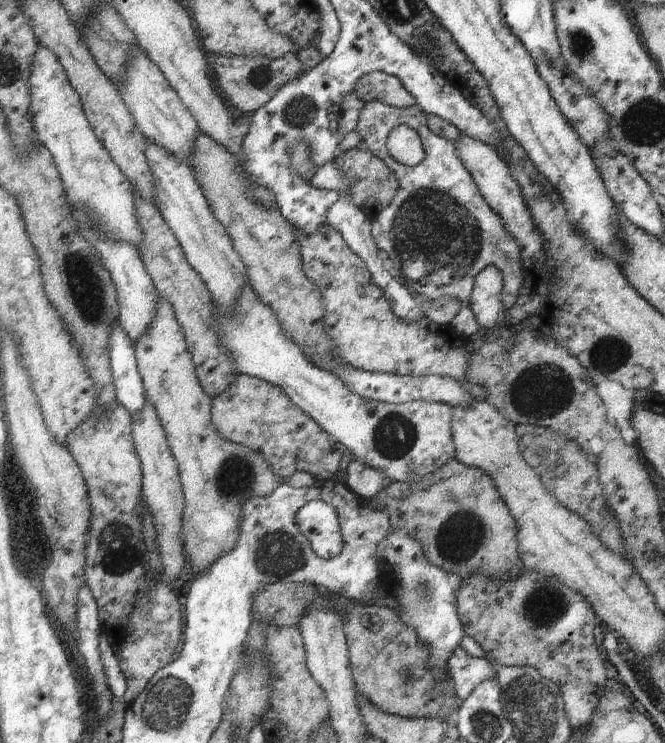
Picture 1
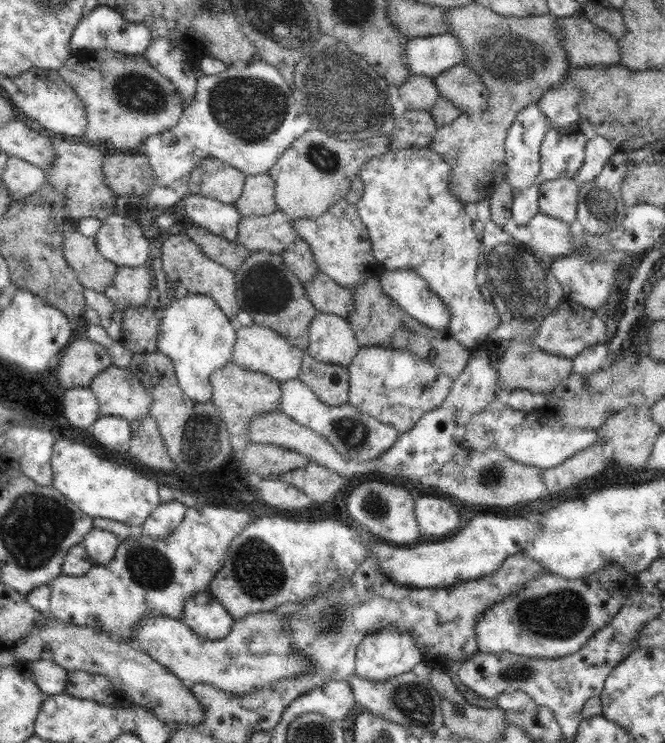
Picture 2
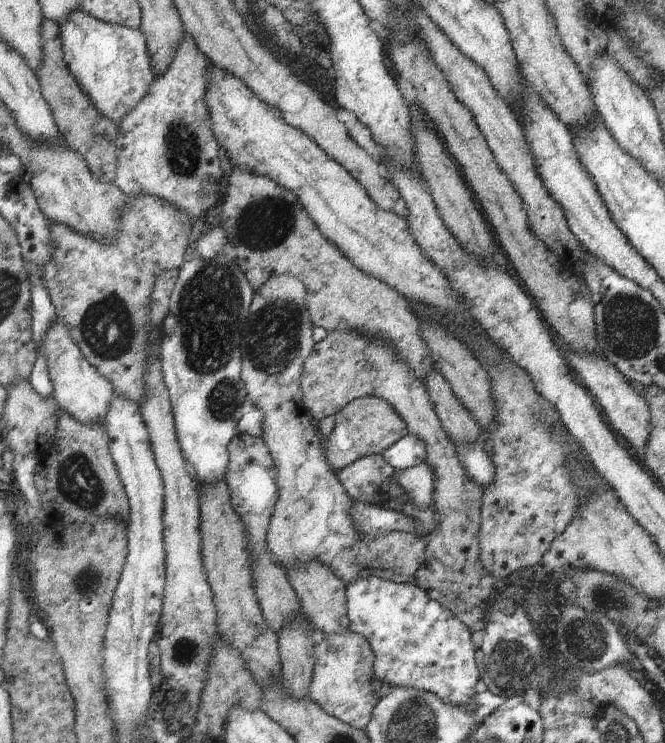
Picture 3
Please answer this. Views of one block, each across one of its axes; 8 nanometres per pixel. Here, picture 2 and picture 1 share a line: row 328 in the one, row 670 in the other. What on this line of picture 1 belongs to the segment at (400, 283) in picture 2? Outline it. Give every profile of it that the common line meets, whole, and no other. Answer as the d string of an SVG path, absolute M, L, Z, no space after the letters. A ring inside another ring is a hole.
M389 528L374 554L378 562L385 560L394 568L393 577L399 580L401 585L397 598L401 606L398 614L403 623L415 628L419 639L431 650L431 671L443 682L446 672L444 666L465 635L457 615L457 596L448 582L451 574L434 566L427 559L418 541L403 529L392 531Z

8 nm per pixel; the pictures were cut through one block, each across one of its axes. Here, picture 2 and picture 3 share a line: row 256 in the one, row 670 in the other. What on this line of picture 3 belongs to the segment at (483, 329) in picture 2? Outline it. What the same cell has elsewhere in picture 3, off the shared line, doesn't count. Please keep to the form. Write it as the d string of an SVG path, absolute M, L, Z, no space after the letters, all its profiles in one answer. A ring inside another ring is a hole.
M366 577L345 585L345 595L347 617L351 622L349 630L361 634L367 640L375 654L375 675L384 685L430 691L439 696L443 703L458 706L469 703L476 696L474 688L478 684L482 669L479 651L474 648L470 639L471 630L452 612L432 600L418 585L397 583L380 577Z

